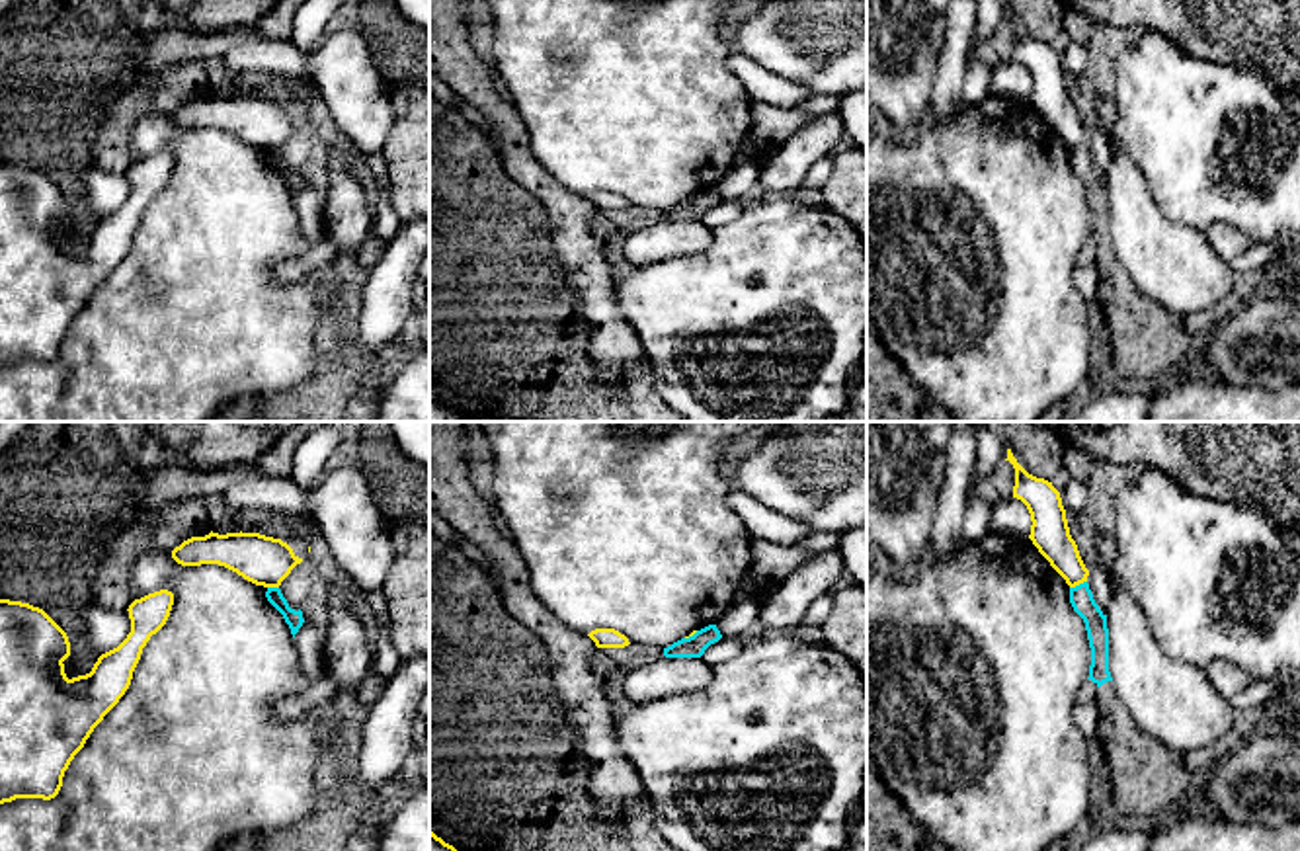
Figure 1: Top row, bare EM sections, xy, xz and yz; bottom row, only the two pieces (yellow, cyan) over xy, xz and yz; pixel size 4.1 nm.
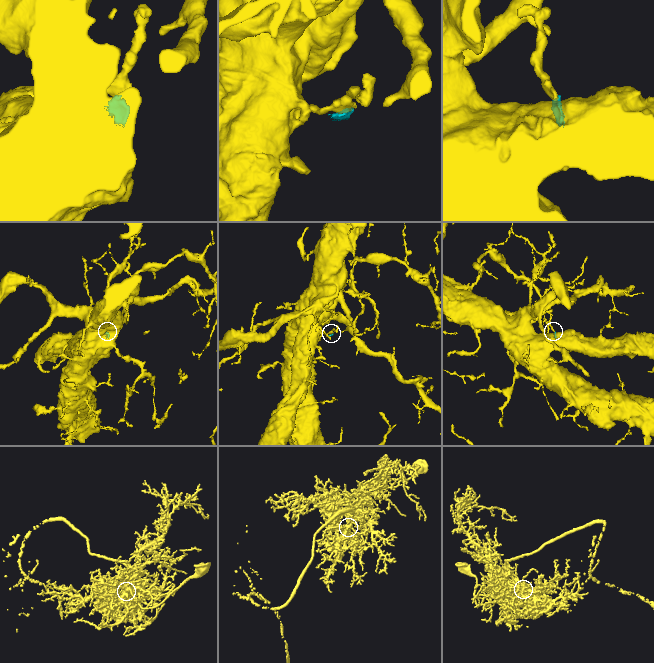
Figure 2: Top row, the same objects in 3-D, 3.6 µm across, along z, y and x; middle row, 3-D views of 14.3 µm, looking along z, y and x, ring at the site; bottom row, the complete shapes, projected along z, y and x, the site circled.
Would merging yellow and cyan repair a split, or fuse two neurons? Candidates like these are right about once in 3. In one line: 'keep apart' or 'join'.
keep apart

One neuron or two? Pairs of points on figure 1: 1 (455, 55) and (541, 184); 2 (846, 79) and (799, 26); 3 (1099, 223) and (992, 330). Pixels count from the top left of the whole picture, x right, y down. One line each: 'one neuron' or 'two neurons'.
1: one neuron
2: one neuron
3: two neurons

